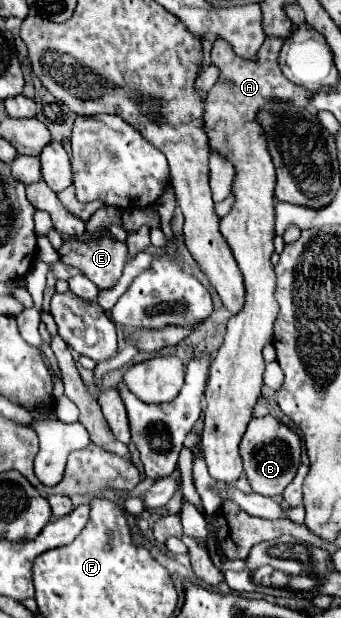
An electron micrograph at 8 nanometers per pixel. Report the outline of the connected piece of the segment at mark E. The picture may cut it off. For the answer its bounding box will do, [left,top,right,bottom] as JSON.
[58,232,126,288]

